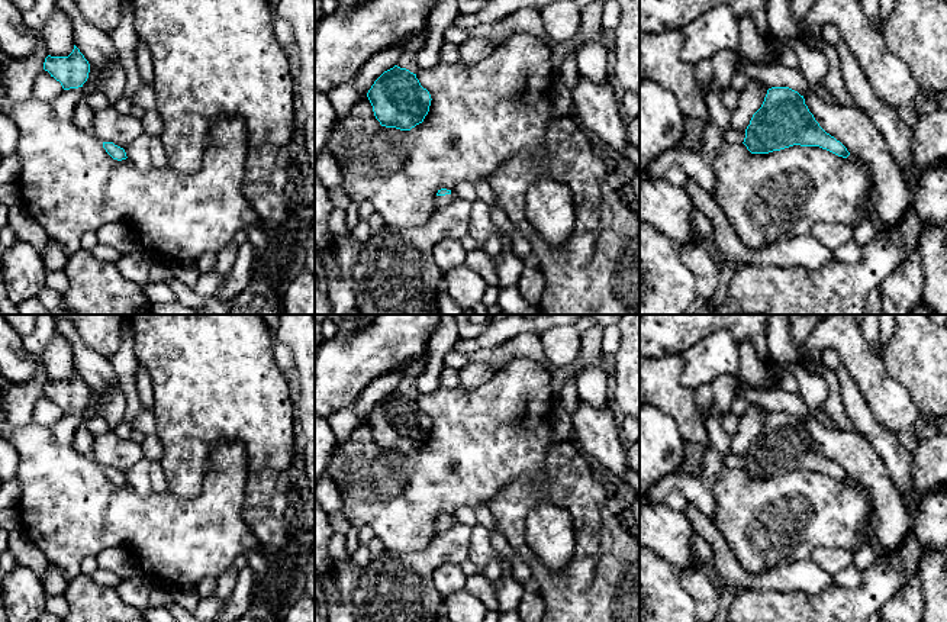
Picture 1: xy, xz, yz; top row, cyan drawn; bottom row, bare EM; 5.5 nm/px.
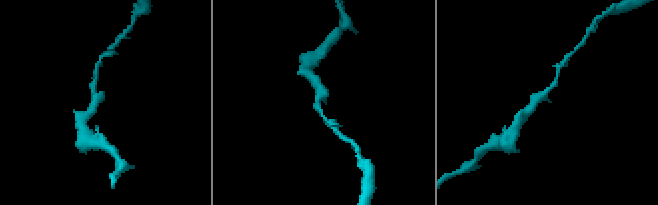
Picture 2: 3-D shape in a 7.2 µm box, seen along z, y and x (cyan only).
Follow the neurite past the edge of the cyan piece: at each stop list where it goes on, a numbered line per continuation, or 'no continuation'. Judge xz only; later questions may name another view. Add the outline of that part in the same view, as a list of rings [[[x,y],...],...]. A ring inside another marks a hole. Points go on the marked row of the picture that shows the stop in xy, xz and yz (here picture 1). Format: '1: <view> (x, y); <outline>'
1: xz (445, 200); [[[451,190],[450,194],[445,194],[445,196],[437,196],[437,207],[447,207],[450,206],[452,202],[455,202],[458,197],[457,194]]]

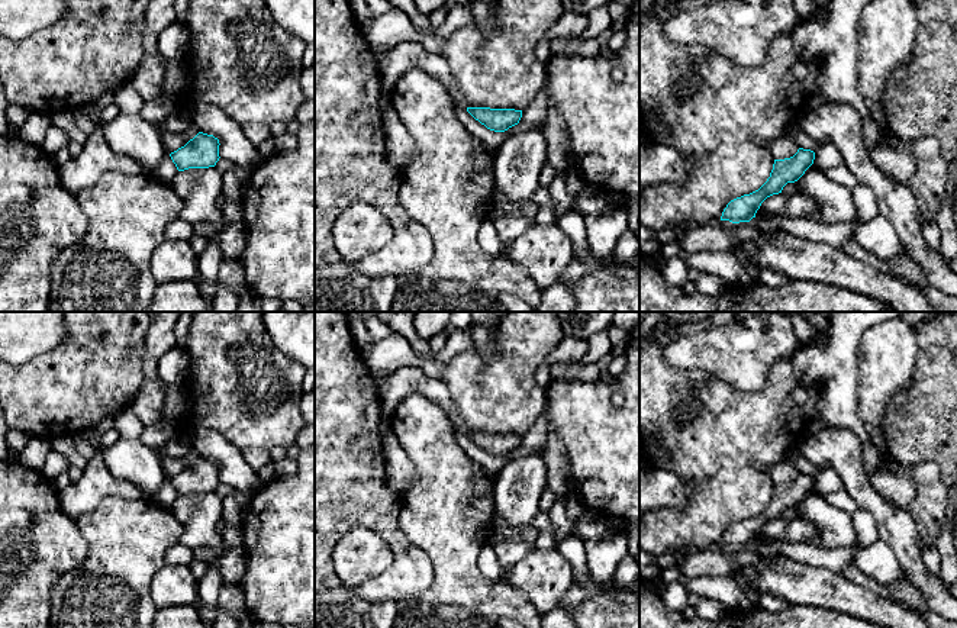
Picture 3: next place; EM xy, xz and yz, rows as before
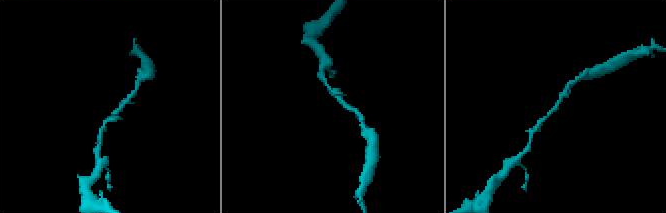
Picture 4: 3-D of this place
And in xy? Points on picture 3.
no continuation

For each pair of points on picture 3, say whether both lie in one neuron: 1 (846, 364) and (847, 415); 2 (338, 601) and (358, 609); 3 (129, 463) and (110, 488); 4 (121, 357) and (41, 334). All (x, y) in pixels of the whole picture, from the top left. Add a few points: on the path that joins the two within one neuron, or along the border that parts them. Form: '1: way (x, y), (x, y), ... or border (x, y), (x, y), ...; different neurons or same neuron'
1: way (846, 377), (846, 402); same neuron
2: way (342, 605), (347, 609), (354, 609); same neuron
3: border (102, 450), (106, 469), (145, 495); different neurons
4: border (67, 327), (67, 334), (57, 344), (32, 358); different neurons

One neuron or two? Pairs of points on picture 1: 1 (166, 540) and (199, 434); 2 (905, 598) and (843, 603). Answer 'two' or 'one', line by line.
1: two
2: two

